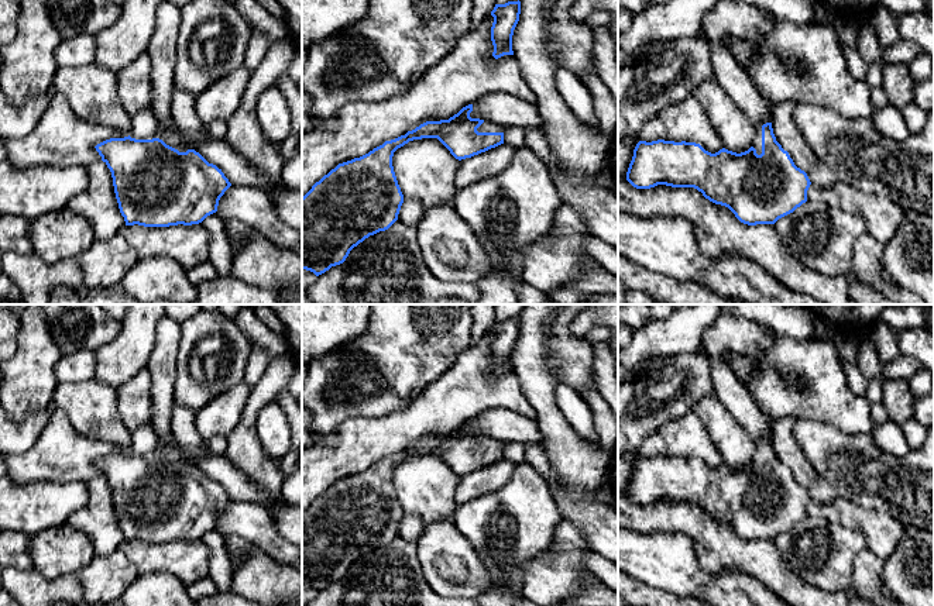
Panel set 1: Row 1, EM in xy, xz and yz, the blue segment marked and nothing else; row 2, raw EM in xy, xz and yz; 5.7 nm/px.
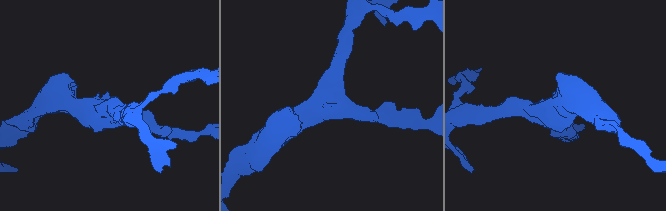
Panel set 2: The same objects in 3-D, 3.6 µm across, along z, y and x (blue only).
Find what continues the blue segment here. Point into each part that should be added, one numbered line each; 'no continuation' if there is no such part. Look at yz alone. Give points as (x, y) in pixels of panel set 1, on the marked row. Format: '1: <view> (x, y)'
1: yz (756, 144)

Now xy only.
1: xy (161, 50)

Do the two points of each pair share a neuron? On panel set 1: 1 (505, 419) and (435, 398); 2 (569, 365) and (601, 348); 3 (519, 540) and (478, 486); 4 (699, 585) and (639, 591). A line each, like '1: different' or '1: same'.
1: different
2: different
3: different
4: different

